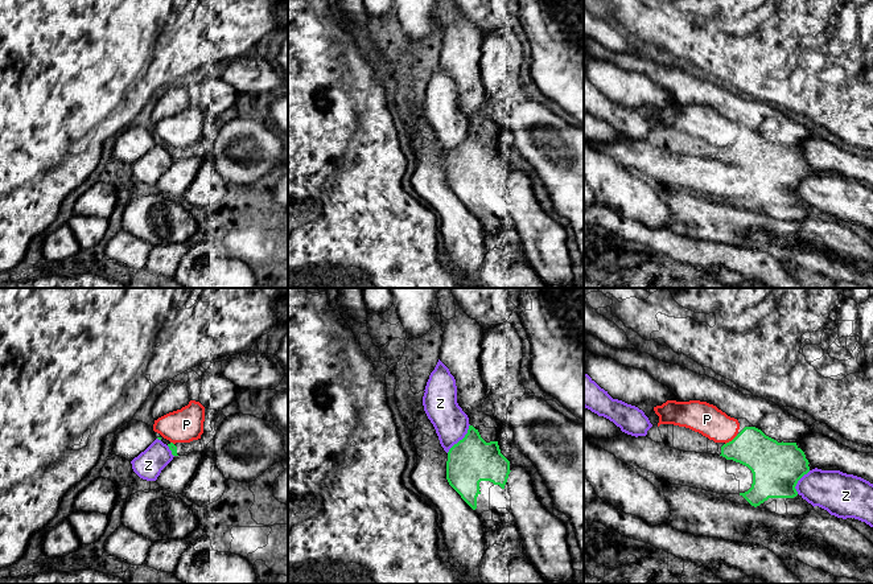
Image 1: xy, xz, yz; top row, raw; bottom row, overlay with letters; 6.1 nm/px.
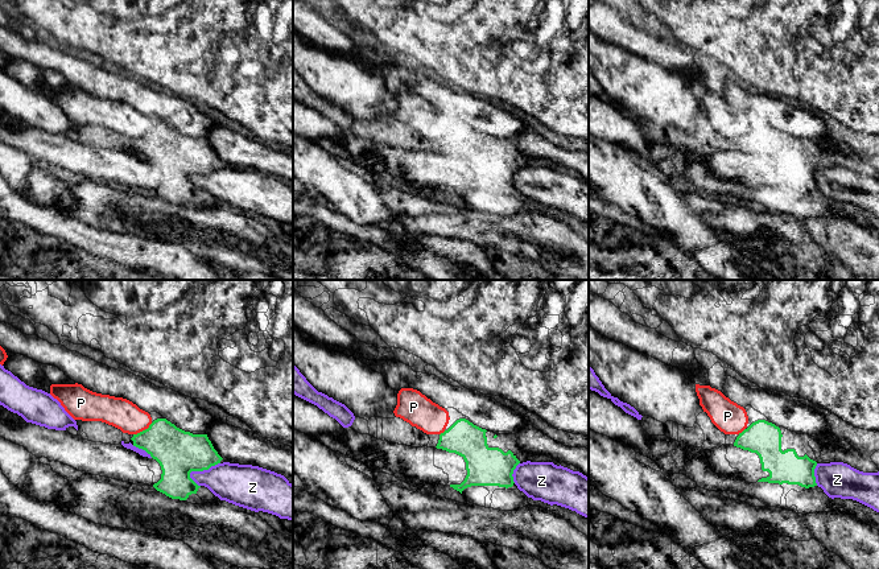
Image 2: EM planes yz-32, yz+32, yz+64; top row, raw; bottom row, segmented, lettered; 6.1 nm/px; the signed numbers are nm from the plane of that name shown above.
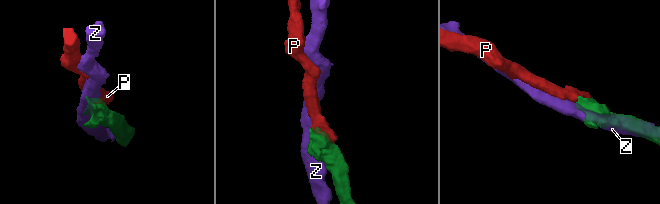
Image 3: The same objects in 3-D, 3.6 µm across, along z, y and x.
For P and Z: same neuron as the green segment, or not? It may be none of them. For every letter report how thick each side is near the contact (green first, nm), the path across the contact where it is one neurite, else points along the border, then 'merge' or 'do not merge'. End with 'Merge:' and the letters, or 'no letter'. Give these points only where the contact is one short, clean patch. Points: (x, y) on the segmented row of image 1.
P: 240 nm thick on the green side, 190 nm on the other; border along yz (737, 435), (725, 444); do not merge
Z: 280 nm thick on the green side, 200 nm on the other; do not merge
Merge: no letter

